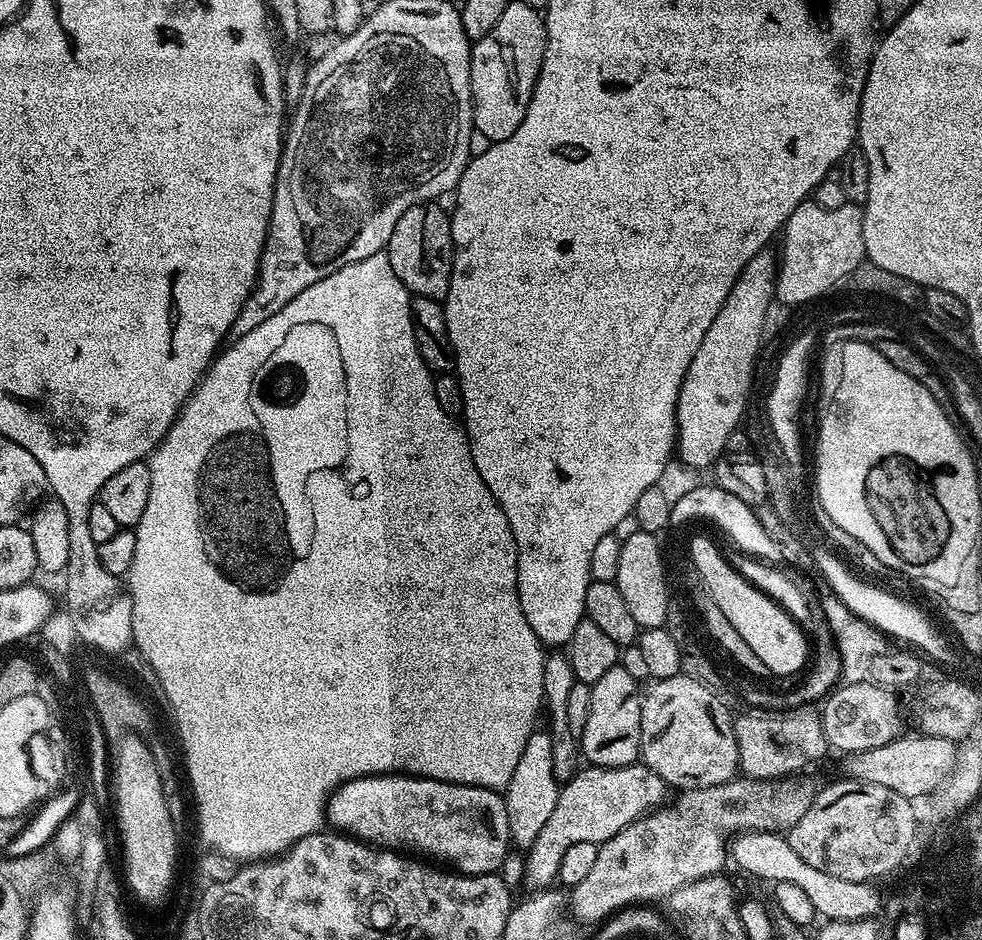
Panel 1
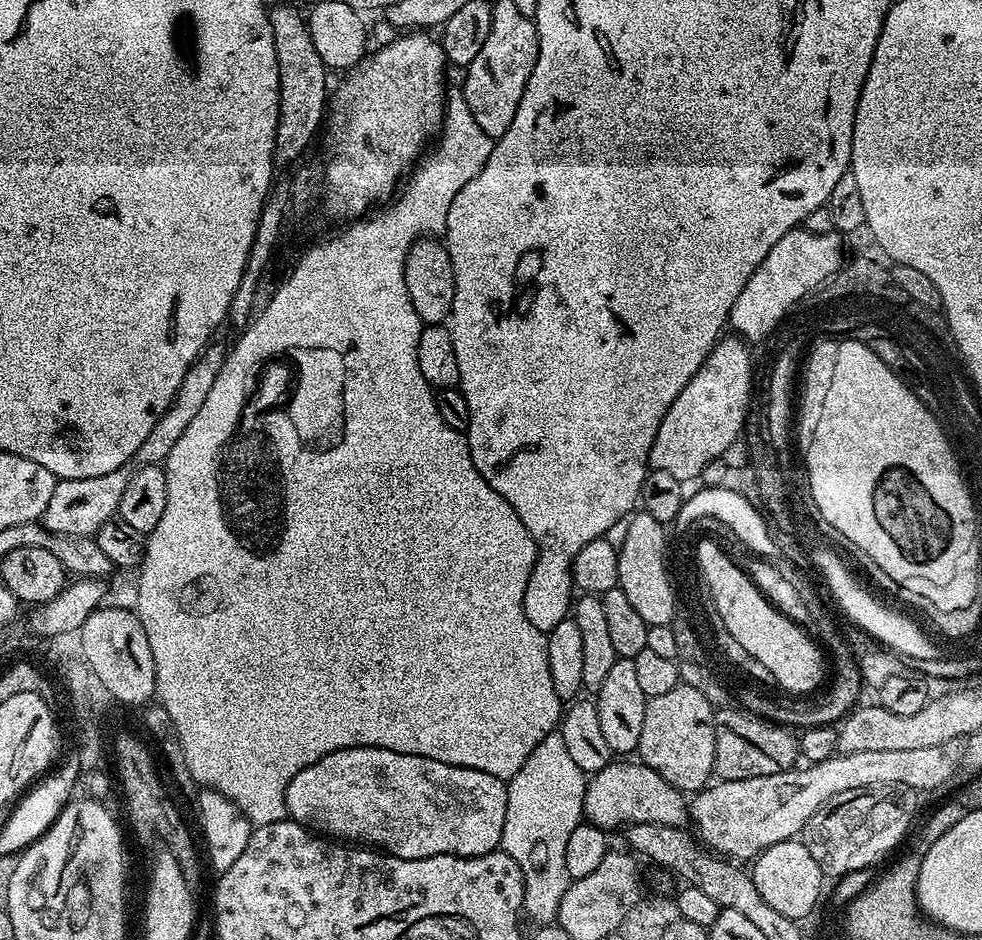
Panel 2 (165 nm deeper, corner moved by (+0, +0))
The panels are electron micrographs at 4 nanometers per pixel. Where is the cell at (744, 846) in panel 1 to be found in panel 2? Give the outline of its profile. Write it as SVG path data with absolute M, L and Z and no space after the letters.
M613 760L589 777L583 810L585 819L607 832L613 831L612 828L624 828L634 823L679 827L685 825L688 820L688 806L683 793L670 786L657 771L650 770L642 762L634 762Z

